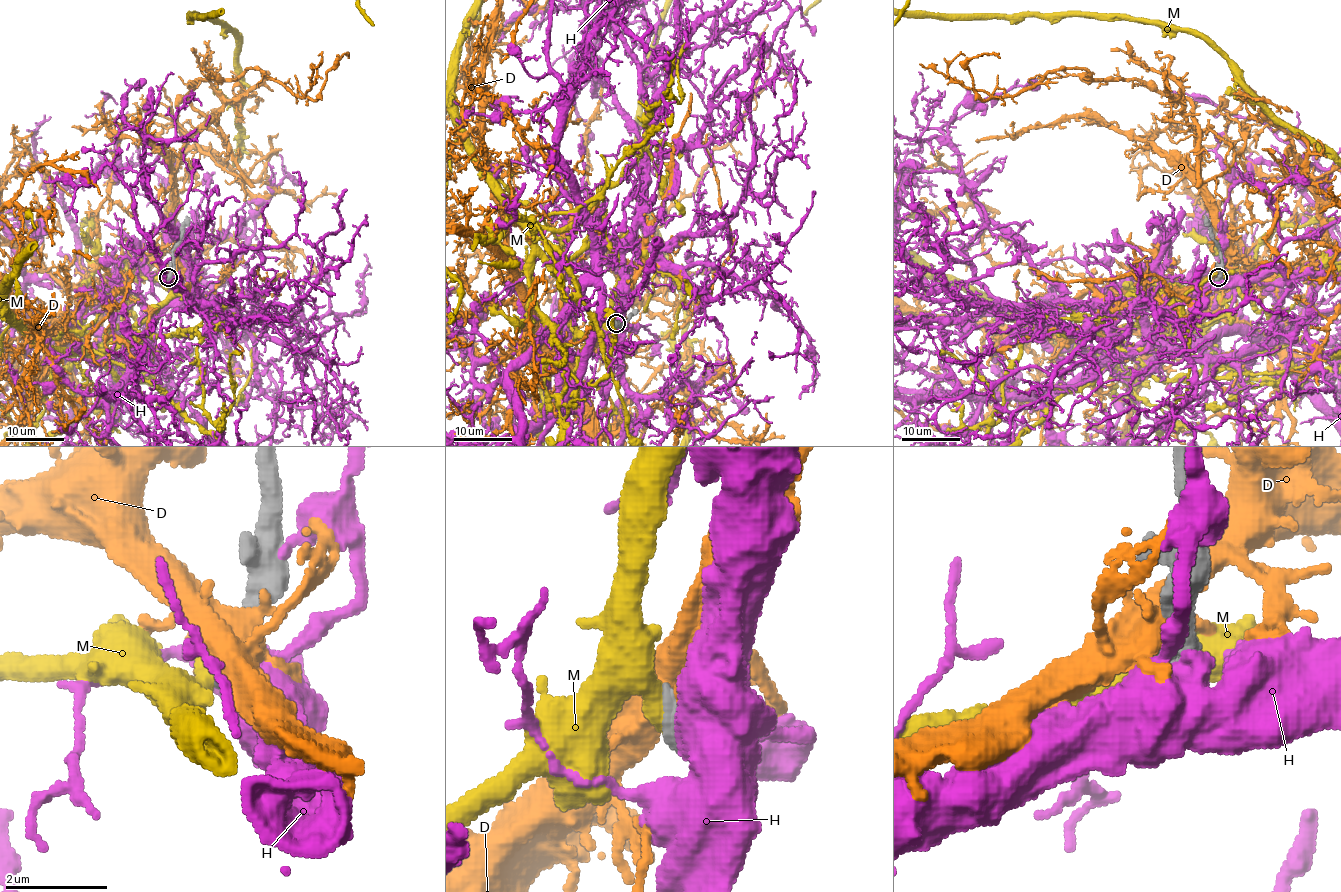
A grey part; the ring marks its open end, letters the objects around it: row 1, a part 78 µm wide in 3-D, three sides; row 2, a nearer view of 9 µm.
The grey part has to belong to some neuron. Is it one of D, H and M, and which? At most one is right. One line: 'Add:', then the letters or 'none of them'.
Add: M

